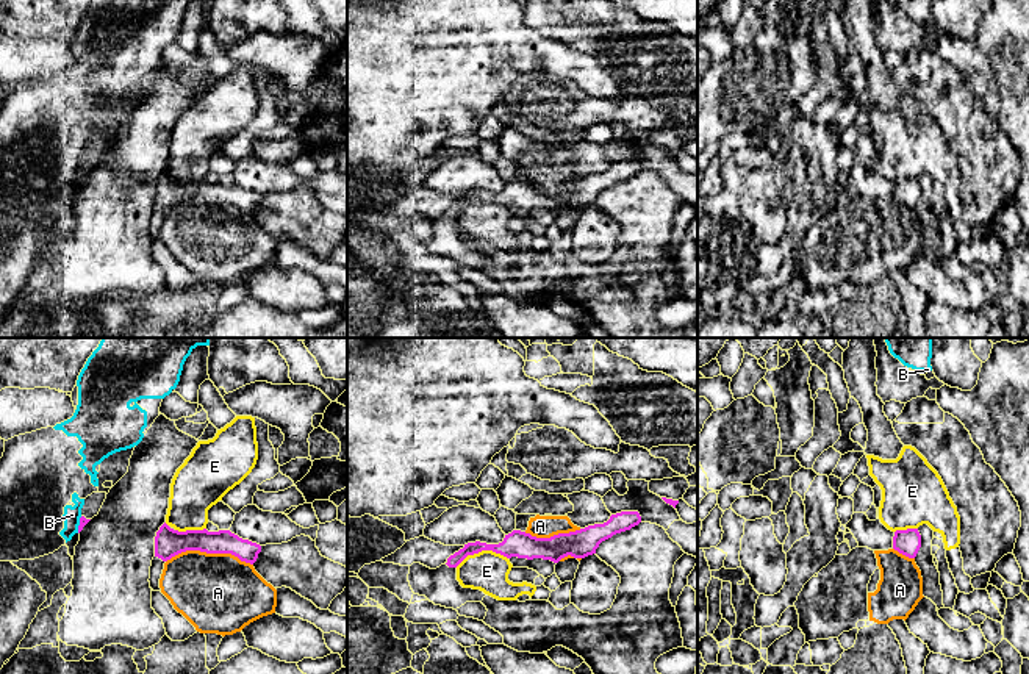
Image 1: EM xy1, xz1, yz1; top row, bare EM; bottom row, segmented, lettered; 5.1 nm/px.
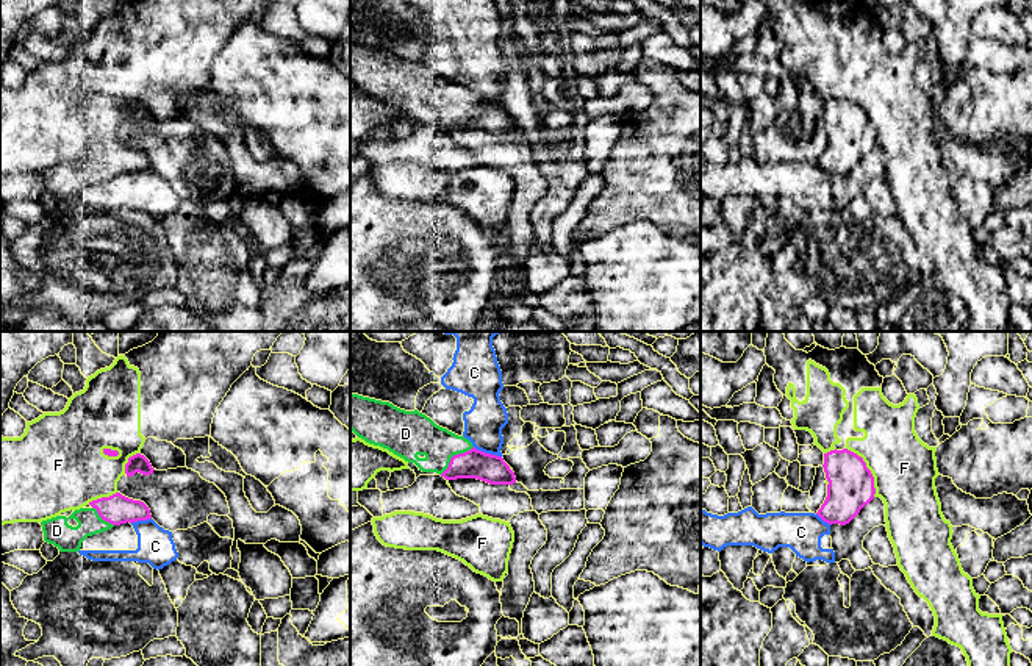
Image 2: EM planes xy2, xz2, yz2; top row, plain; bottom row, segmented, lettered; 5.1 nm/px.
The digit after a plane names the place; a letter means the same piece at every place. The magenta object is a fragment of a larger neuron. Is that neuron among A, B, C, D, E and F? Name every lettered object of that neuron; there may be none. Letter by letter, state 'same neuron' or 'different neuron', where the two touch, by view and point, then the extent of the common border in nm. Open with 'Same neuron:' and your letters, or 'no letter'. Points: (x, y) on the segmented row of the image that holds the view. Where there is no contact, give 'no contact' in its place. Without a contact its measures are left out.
Same neuron: D
A: different neuron | xy1 (210, 552) | 440 nm
B: different neuron | xy1 (80, 524) | 90 nm
C: different neuron | xz2 (488, 454) | 160 nm
D: same neuron | xz2 (454, 455) | 220 nm
E: different neuron | xz1 (480, 551) | 280 nm
F: different neuron | yz2 (868, 469) | 300 nm

